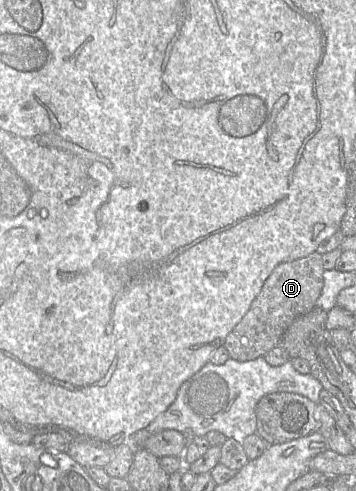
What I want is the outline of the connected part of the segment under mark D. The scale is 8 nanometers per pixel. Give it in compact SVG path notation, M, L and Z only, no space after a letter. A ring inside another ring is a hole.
M318 252L277 265L249 311L226 337L223 346L230 357L240 362L251 361L279 346L293 321L317 306L324 286L324 271L322 255Z

